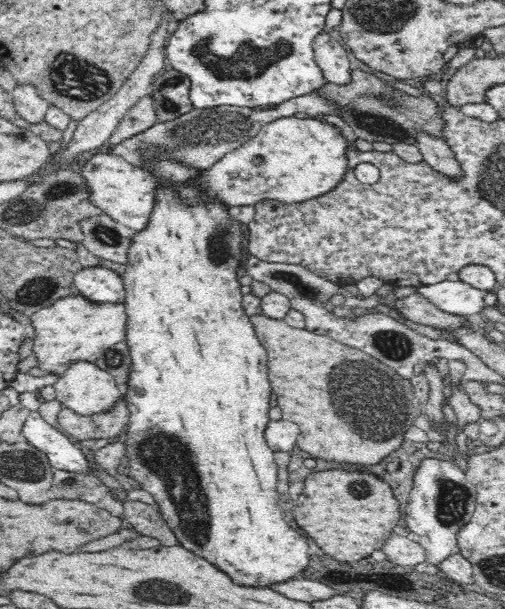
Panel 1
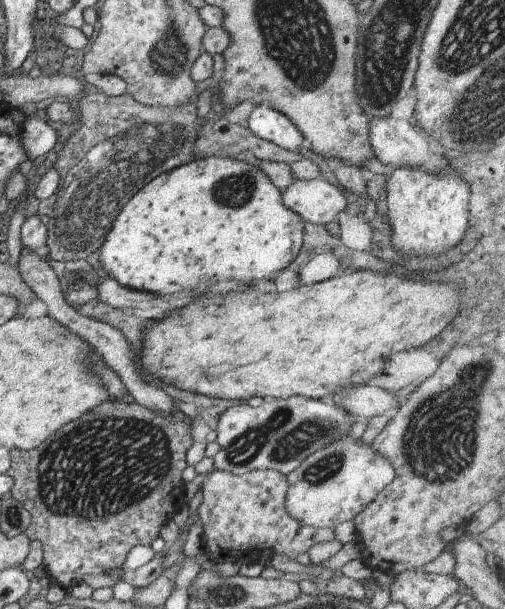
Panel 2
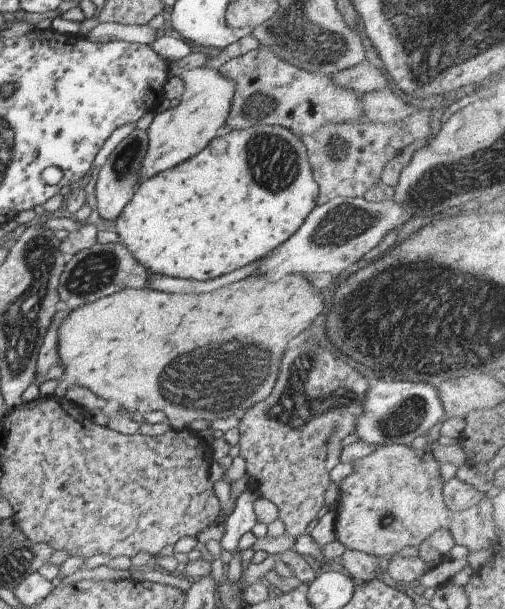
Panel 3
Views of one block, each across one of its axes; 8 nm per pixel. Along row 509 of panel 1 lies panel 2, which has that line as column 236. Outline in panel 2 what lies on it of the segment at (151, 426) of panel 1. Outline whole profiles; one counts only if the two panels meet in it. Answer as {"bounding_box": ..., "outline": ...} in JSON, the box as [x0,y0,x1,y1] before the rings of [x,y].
{"bounding_box":[99,156,305,294],"outline":[[[208,156],[206,158],[194,159],[182,166],[177,166],[174,170],[163,172],[145,184],[120,210],[118,216],[112,222],[112,228],[104,240],[104,244],[99,248],[99,260],[102,268],[108,272],[110,278],[114,278],[122,288],[132,290],[148,290],[154,294],[176,294],[184,290],[200,290],[206,288],[212,282],[218,280],[240,280],[246,284],[251,284],[253,280],[266,278],[276,278],[287,266],[298,256],[302,248],[302,234],[304,234],[305,220],[302,220],[296,212],[288,210],[282,204],[282,193],[277,186],[270,182],[270,178],[262,172],[262,168],[257,164],[250,166],[237,158],[226,158],[225,156]]]}

